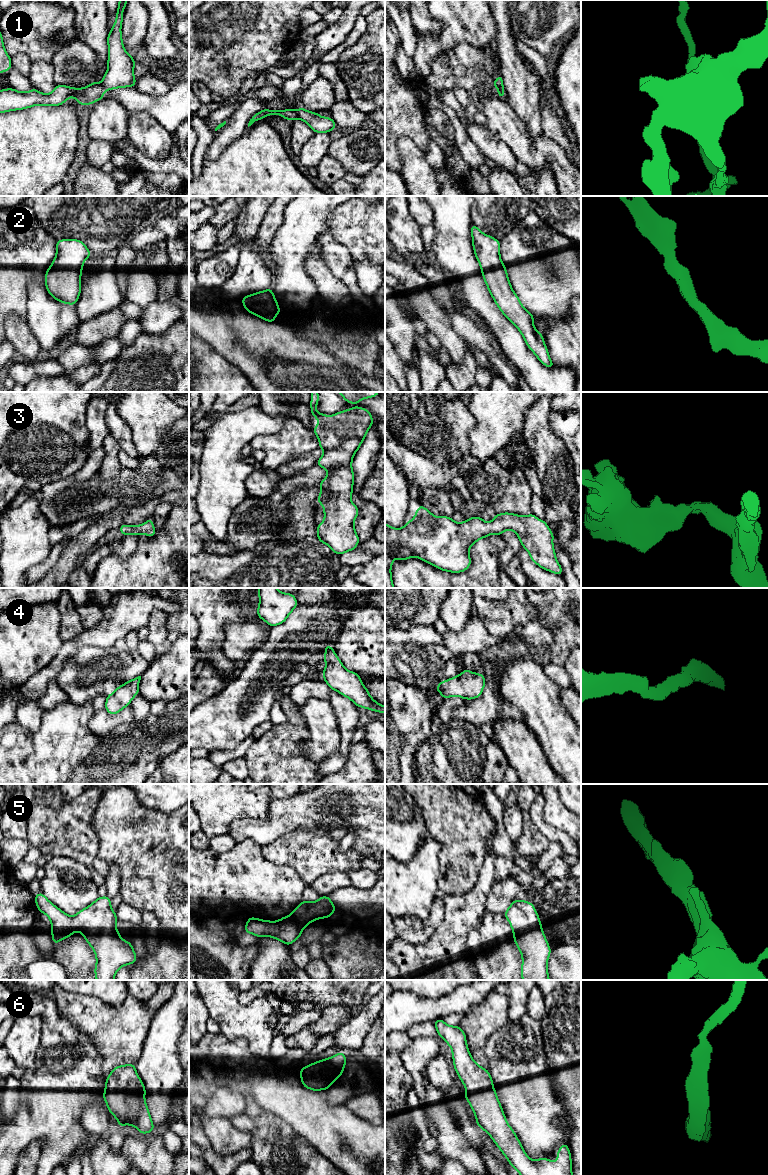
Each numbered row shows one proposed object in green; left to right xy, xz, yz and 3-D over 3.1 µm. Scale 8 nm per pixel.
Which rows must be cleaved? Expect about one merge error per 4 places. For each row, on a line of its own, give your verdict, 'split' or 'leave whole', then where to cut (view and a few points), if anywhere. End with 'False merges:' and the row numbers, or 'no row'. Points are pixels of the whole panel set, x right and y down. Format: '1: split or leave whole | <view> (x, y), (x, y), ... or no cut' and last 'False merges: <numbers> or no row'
1: split | xz (295, 111), (298, 117)
2: leave whole | no cut
3: leave whole | no cut
4: leave whole | no cut
5: leave whole | no cut
6: leave whole | no cut
False merges: 1

